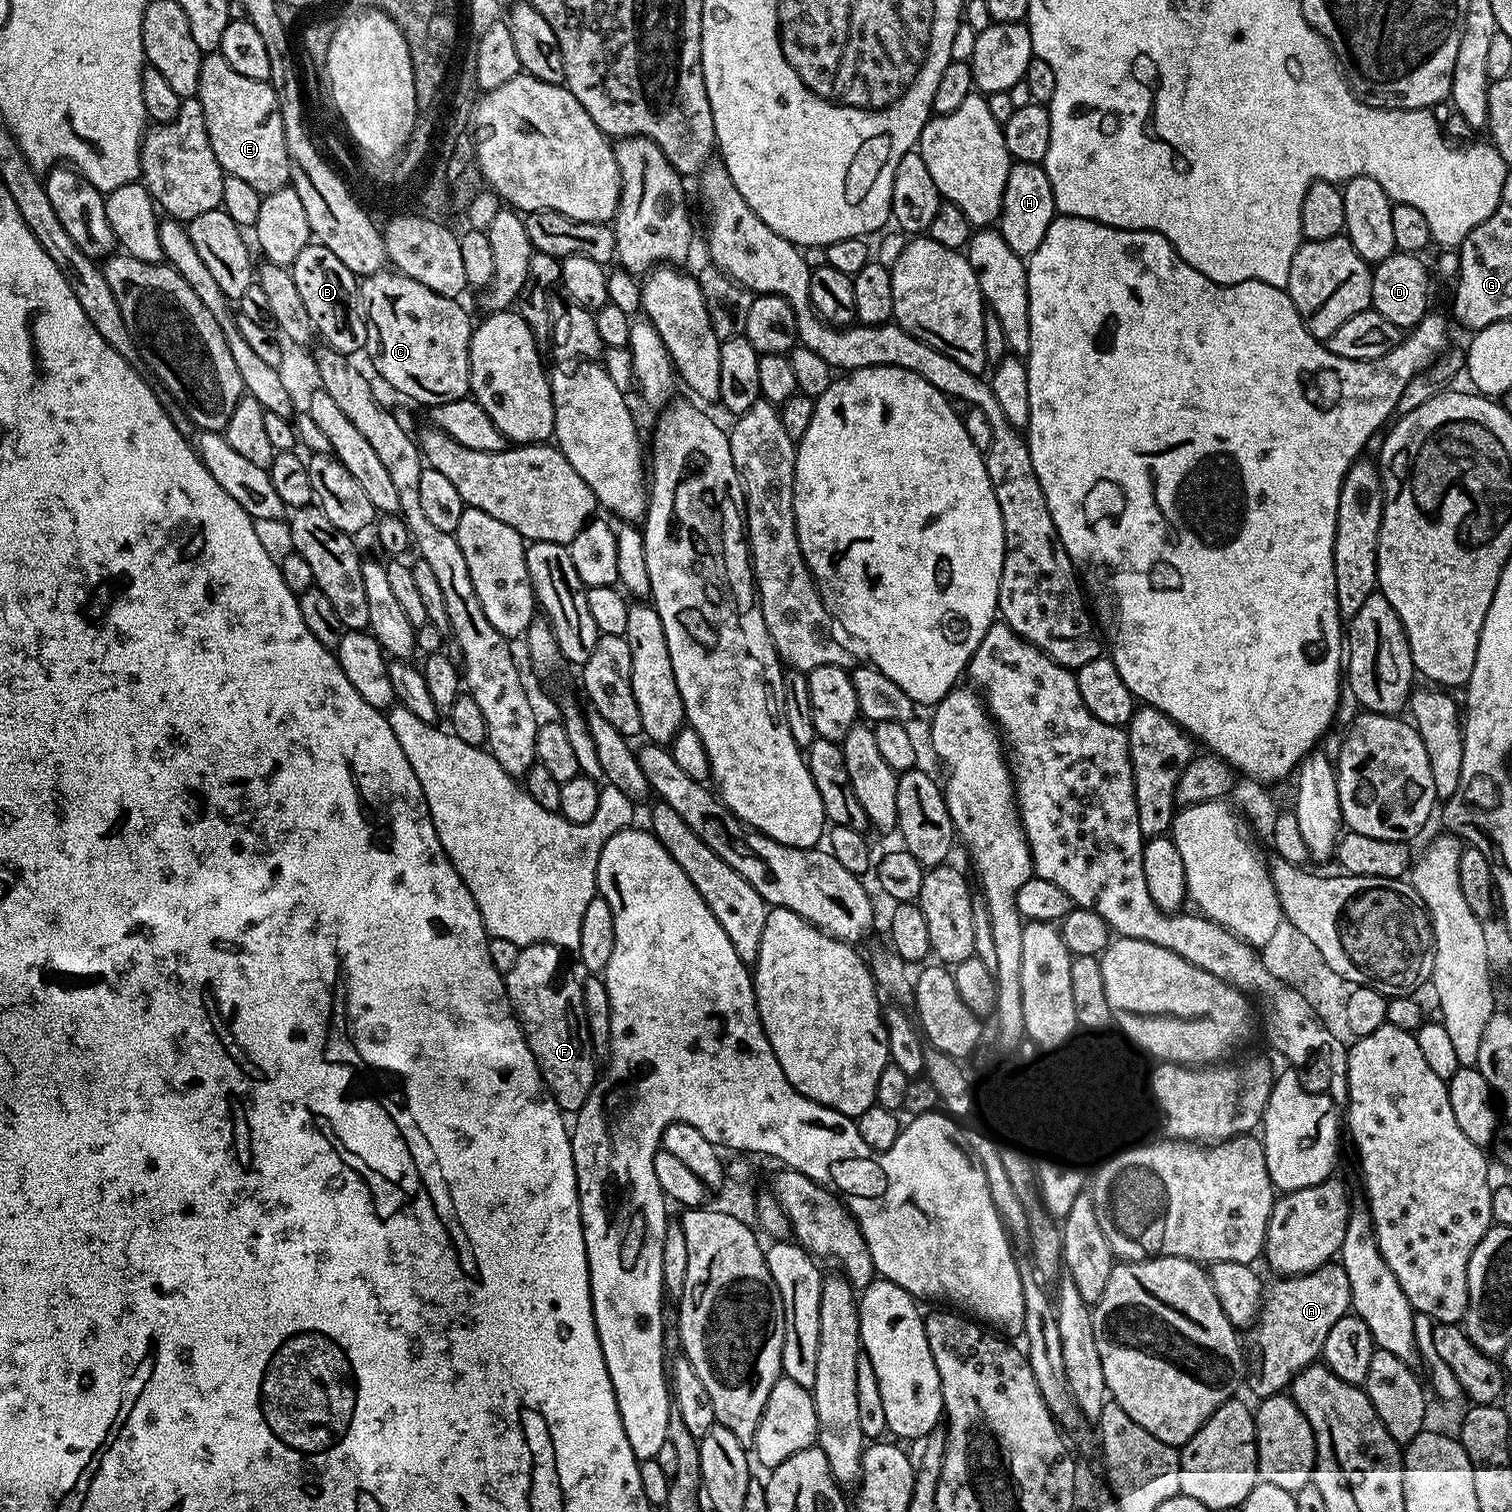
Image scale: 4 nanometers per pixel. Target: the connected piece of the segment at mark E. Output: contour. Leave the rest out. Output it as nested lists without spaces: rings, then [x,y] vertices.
[[[208,54],[204,56],[198,78],[198,98],[202,102],[202,114],[206,118],[206,130],[210,134],[214,158],[218,158],[227,175],[243,178],[261,194],[273,192],[289,183],[290,158],[286,154],[286,134],[282,126],[282,114],[278,110],[278,98],[269,81],[246,78],[246,74],[238,74],[238,70],[234,70],[224,56]]]

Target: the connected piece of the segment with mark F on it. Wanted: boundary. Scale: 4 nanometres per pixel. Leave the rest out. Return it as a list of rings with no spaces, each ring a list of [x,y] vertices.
[[[525,944],[514,956],[514,970],[504,976],[504,986],[508,990],[508,998],[523,1027],[524,1037],[528,1040],[530,1050],[534,1054],[544,1082],[549,1092],[556,1099],[561,1112],[575,1114],[586,1102],[598,1084],[596,1049],[592,1047],[592,1031],[588,1028],[588,1011],[584,1001],[584,985],[570,969],[564,965],[565,953],[553,944]]]

